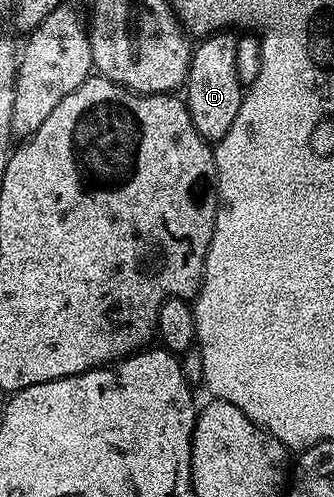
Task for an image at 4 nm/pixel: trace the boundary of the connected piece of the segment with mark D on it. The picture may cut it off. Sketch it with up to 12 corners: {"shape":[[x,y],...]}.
{"shape":[[225,29],[192,48],[186,102],[194,129],[226,137],[244,91],[237,36]]}

